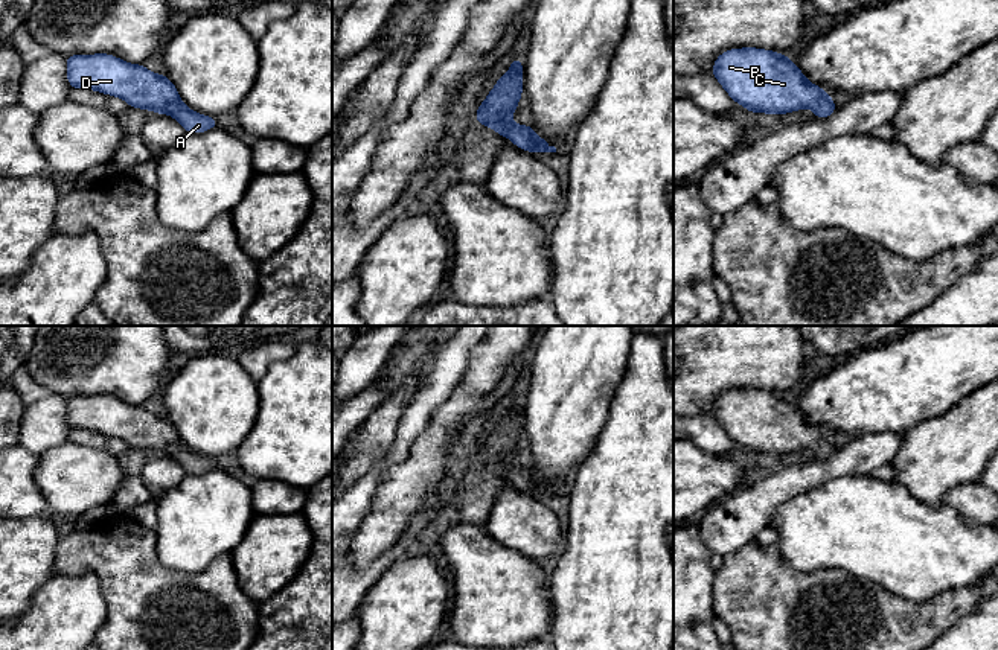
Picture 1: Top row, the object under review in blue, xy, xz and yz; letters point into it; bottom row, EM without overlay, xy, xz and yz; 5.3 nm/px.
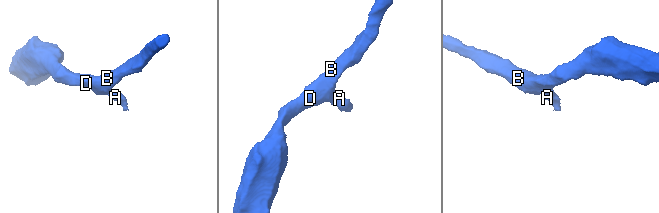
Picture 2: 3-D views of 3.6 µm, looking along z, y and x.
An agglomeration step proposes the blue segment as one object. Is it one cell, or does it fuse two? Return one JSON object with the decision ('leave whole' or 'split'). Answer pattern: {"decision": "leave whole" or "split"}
{"decision": "leave whole"}

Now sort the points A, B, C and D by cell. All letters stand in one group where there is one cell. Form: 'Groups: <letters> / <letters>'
Groups: A B C D

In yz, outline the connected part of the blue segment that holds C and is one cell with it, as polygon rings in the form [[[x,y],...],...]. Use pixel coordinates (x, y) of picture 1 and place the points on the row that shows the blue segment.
[[[744,47],[721,53],[712,75],[748,113],[779,116],[811,108],[817,119],[830,116],[836,104],[830,94],[806,79],[783,53]]]

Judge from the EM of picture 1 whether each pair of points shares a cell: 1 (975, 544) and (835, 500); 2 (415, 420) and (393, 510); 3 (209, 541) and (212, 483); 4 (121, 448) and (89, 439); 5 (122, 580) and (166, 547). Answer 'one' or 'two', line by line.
1: one
2: one
3: one
4: one
5: two

